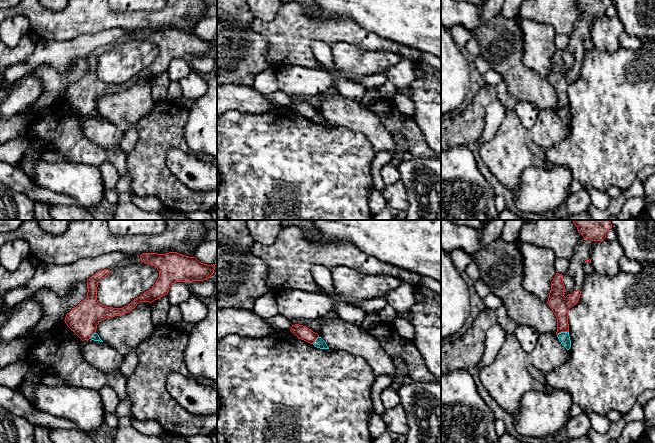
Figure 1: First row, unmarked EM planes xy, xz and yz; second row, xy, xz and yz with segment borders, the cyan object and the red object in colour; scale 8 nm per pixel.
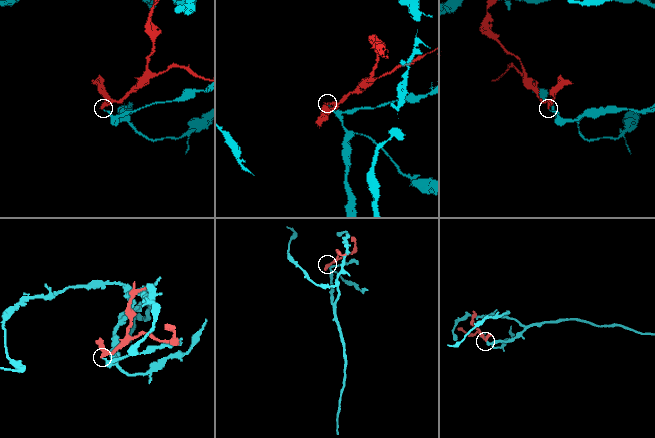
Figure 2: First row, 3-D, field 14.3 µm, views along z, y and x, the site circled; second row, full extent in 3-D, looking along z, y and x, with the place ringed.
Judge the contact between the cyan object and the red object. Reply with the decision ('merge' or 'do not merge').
do not merge

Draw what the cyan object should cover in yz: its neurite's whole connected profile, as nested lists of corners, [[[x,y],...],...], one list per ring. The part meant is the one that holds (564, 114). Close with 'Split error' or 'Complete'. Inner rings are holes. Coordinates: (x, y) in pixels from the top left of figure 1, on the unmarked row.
[[[561,108],[557,111],[559,117],[561,118],[561,120],[567,125],[569,126],[571,123],[571,116],[570,116],[570,112],[569,112],[569,108]]]. Complete

